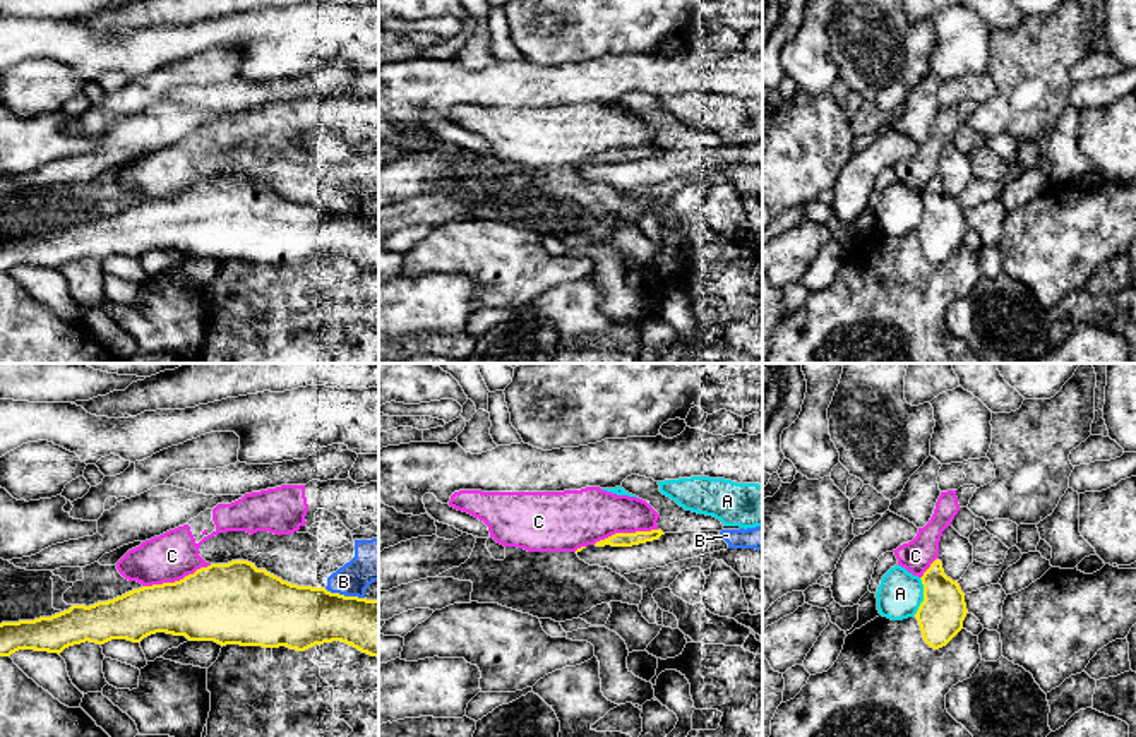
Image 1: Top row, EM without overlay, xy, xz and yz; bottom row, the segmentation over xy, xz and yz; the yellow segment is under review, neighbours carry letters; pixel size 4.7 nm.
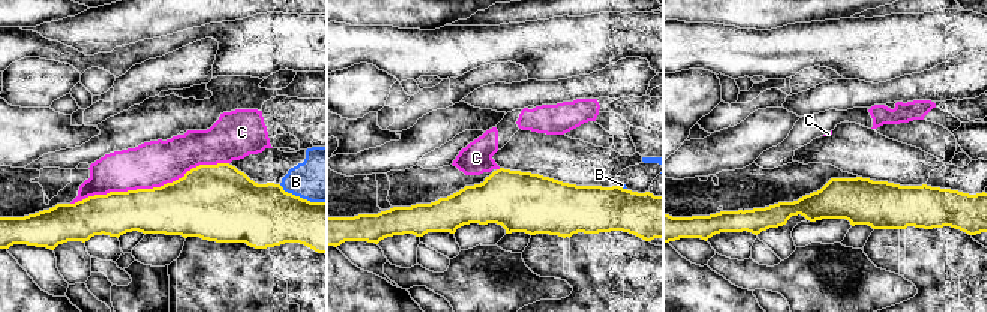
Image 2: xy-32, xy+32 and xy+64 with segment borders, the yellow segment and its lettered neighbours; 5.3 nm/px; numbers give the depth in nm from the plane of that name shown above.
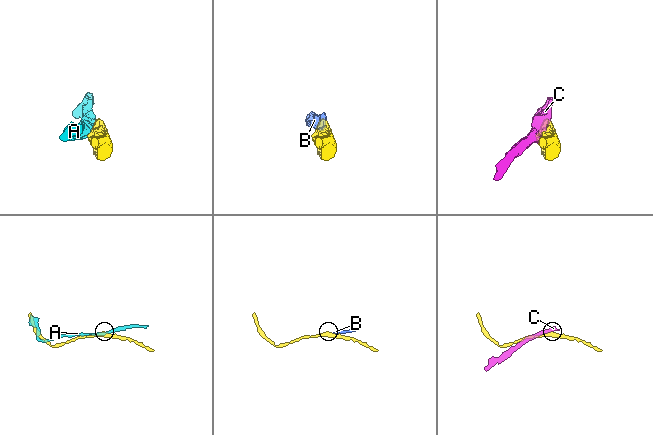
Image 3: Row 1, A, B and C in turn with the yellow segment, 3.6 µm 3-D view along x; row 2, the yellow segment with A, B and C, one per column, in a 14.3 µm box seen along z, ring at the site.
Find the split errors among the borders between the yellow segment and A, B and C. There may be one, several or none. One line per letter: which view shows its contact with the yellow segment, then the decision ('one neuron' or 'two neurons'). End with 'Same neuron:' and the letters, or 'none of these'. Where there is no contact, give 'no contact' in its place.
A: yz | two neurons
B: xy | two neurons
C: xy | two neurons
Same neuron: none of these

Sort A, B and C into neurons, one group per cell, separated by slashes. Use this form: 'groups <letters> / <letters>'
groups A / B / C

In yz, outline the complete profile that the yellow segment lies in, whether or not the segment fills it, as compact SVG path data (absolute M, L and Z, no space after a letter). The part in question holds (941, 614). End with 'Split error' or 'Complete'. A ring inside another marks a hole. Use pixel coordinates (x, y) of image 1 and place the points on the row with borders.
M936 559L920 578L924 584L924 602L915 617L924 641L939 650L946 646L961 629L968 614L965 593L958 581L944 574L942 562Z. Complete

